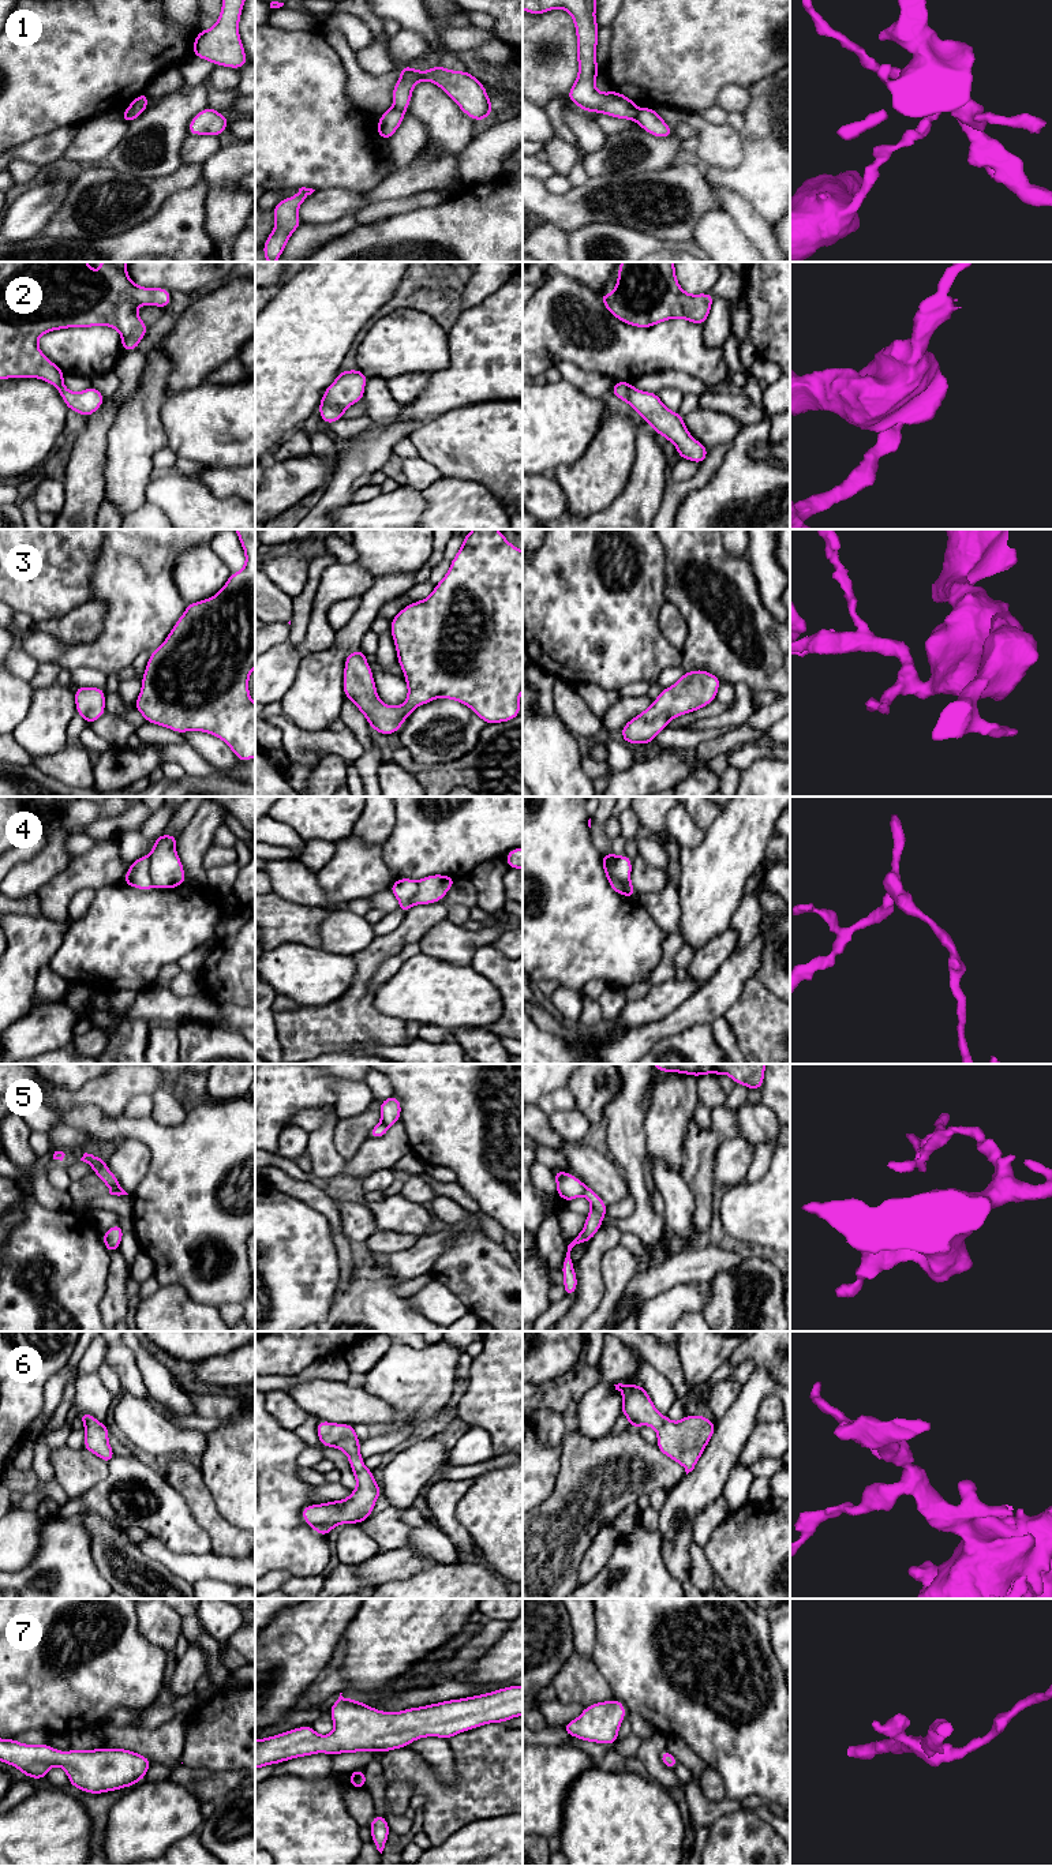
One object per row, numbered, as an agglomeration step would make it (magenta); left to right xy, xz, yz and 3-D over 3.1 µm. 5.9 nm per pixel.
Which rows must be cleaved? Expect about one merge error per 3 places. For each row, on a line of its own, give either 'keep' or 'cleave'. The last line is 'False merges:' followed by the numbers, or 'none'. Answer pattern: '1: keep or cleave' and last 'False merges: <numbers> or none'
1: cleave
2: keep
3: keep
4: cleave
5: cleave
6: keep
7: keep
False merges: 1, 4, 5

